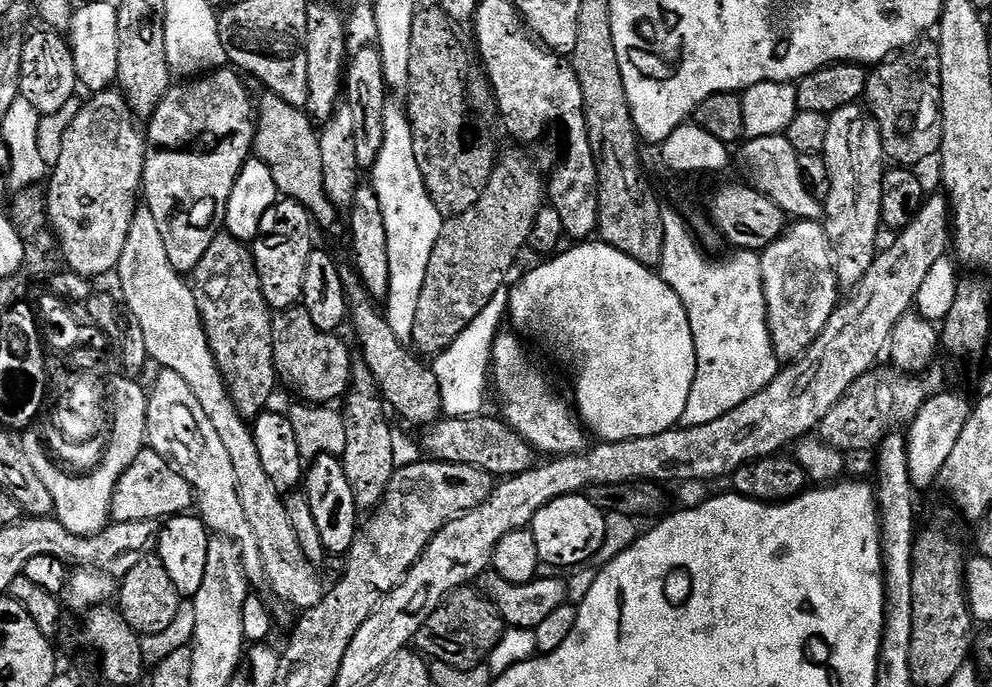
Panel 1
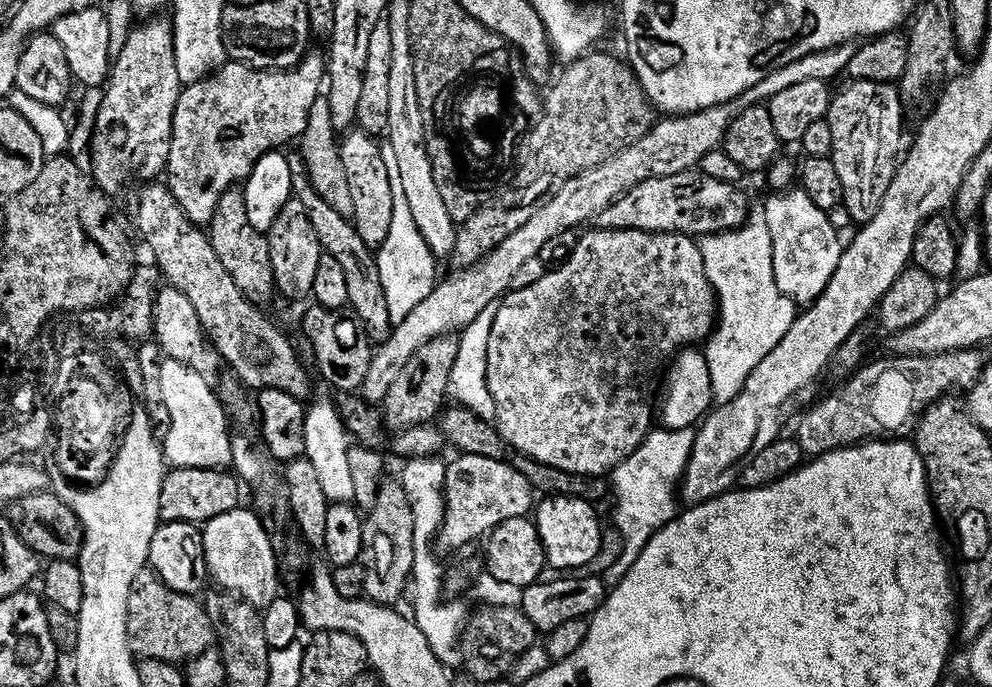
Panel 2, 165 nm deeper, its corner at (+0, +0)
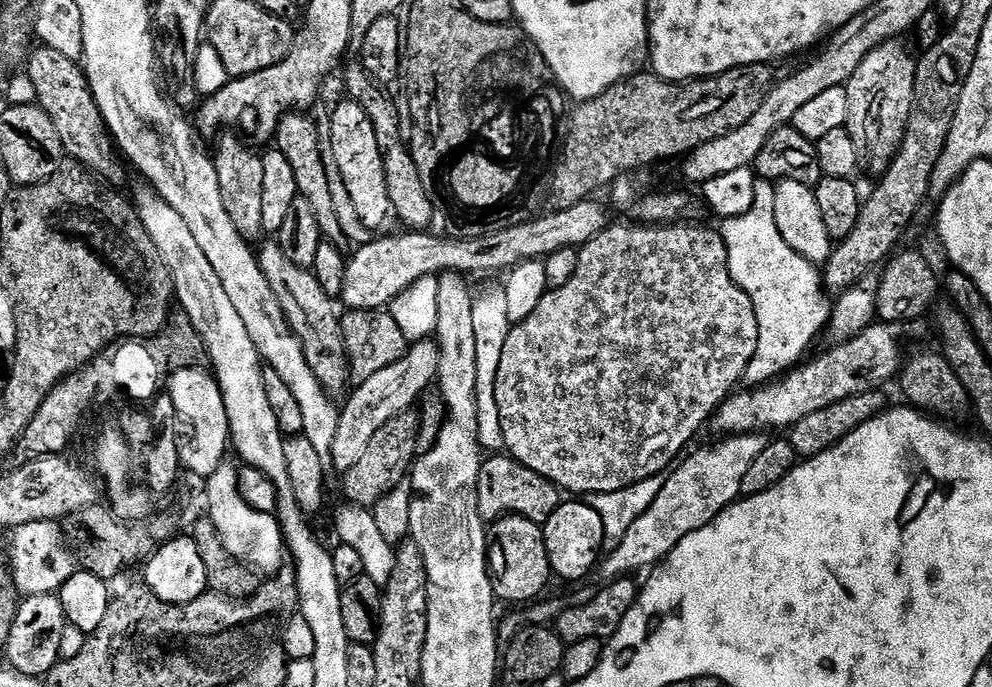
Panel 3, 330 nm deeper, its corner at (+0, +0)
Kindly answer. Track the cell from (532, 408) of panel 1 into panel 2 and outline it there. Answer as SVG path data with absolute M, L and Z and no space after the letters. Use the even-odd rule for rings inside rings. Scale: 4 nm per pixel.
M592 230L589 236L581 235L576 241L576 249L572 252L565 263L553 267L548 270L540 282L536 282L534 286L528 286L525 289L518 289L511 291L503 300L499 301L496 308L496 317L494 318L494 326L490 330L490 346L488 347L488 385L490 386L490 394L494 400L496 407L496 418L494 421L495 427L500 429L500 436L509 448L514 448L516 451L522 453L524 456L534 458L538 462L542 462L546 466L554 466L563 472L569 472L575 476L598 476L601 478L612 474L620 463L622 463L628 456L634 454L640 446L642 446L645 439L647 439L650 432L653 431L652 425L652 404L648 401L648 396L644 393L644 387L648 384L648 379L651 378L655 372L660 372L677 354L691 349L693 346L700 346L711 337L716 325L718 323L718 301L716 299L716 291L712 288L710 278L706 274L706 266L702 258L702 250L699 243L691 236L678 236L671 232L635 232L634 230L626 230L625 232L601 232L599 230Z

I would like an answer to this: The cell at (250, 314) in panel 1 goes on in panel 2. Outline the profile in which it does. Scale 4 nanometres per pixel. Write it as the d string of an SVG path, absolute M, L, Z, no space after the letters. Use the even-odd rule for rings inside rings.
M239 187L231 188L222 194L222 202L218 202L218 210L214 210L214 218L210 225L210 239L214 246L214 254L226 266L230 278L238 284L238 290L257 306L264 306L276 292L274 282L274 266L270 262L270 246L265 233L254 230L250 226L250 214L246 212L246 198Z

